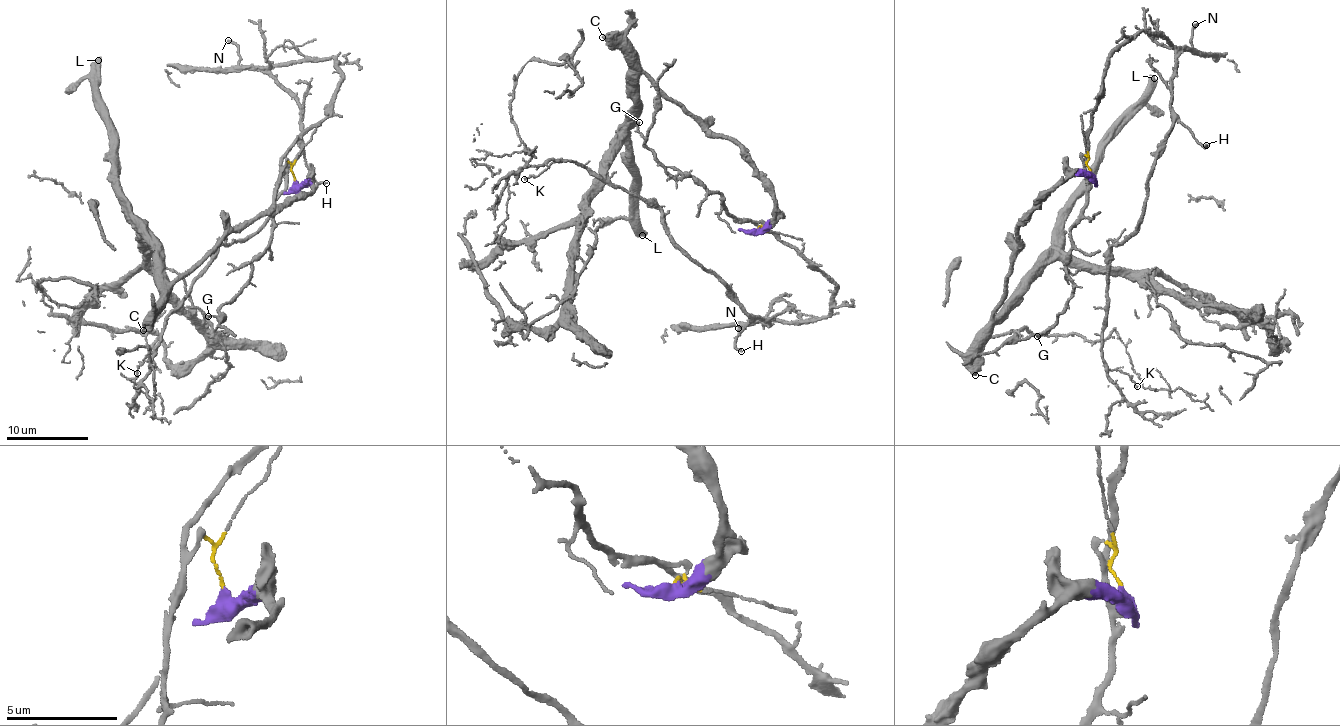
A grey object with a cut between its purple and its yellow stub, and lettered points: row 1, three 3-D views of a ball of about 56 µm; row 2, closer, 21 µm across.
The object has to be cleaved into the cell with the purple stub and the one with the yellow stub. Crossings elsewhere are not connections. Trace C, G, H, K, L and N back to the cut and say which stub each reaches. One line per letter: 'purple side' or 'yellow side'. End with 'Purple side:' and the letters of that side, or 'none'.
C: purple side
G: yellow side
H: yellow side
K: yellow side
L: purple side
N: yellow side
Purple side: C, L

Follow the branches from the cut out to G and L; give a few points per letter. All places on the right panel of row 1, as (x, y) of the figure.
G: (1089, 170), (1084, 156), (1088, 202), (1082, 219), (1071, 229), (1066, 267), (1072, 288), (1053, 326), (1036, 336)
L: (1089, 170), (1041, 191), (1021, 217), (996, 318), (1050, 248), (1058, 217), (1092, 175), (1097, 143), (1155, 77)

